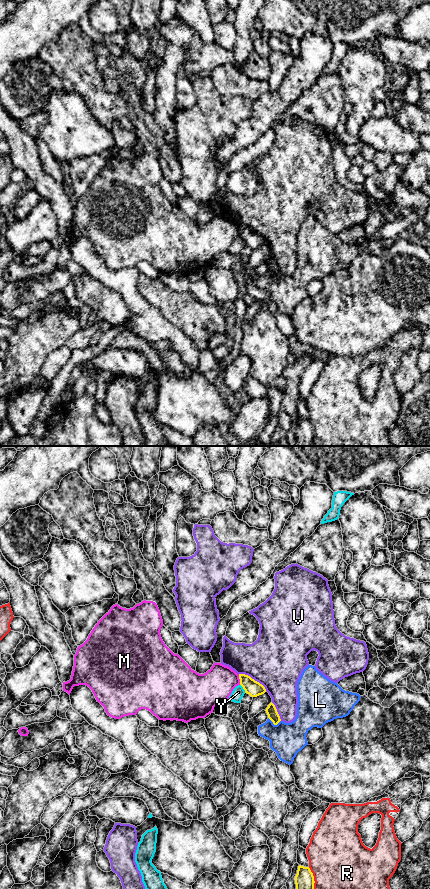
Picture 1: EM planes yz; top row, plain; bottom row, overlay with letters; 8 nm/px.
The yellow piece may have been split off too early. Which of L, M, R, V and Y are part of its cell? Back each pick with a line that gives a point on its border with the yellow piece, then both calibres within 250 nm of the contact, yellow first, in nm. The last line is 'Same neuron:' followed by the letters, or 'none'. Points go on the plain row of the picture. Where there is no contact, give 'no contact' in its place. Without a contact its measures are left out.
Same neuron: none

